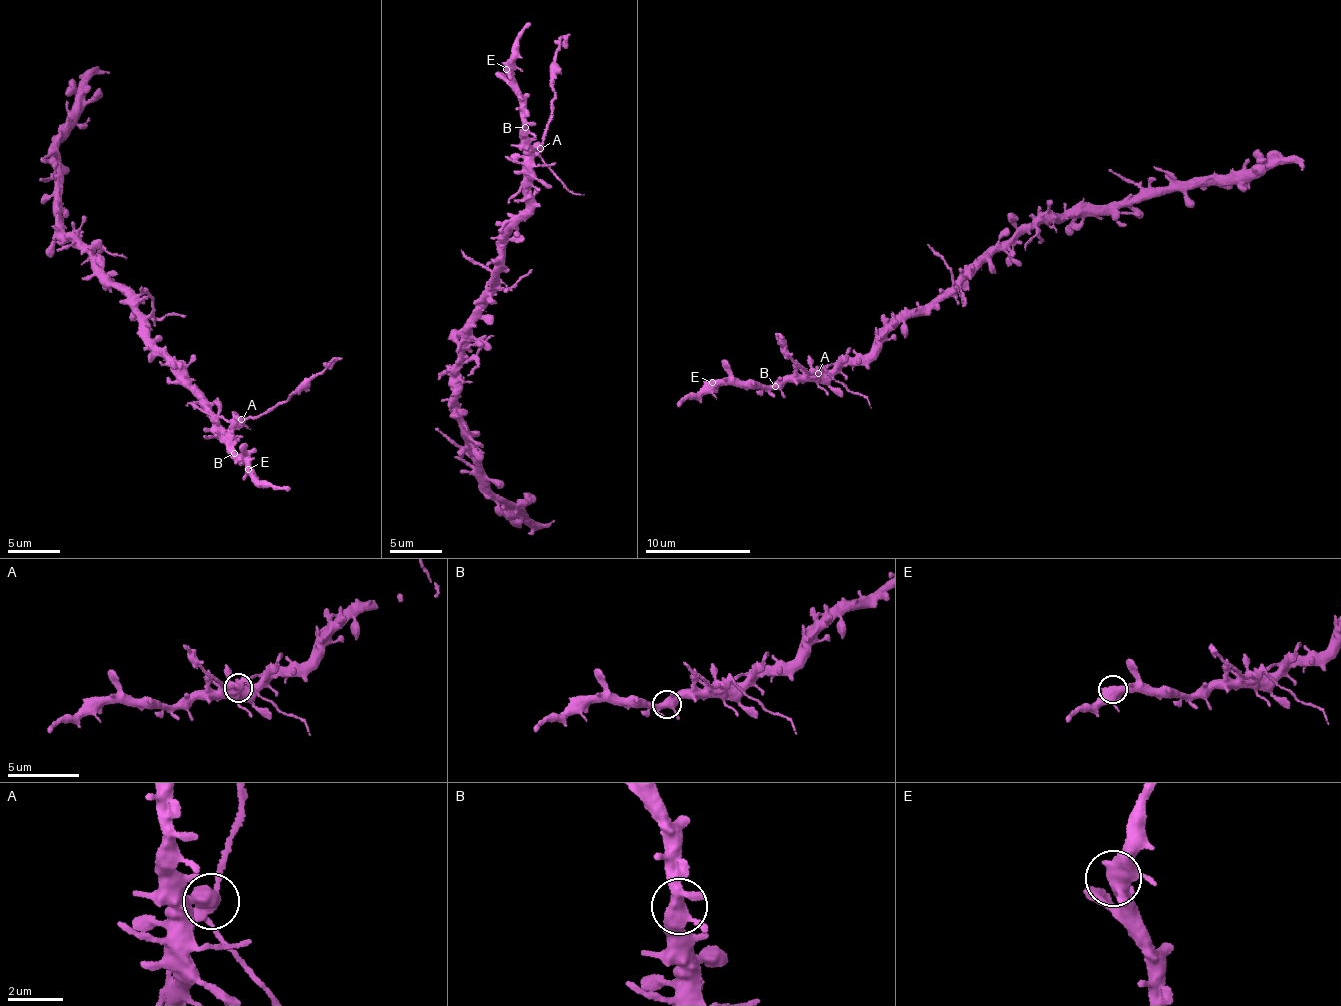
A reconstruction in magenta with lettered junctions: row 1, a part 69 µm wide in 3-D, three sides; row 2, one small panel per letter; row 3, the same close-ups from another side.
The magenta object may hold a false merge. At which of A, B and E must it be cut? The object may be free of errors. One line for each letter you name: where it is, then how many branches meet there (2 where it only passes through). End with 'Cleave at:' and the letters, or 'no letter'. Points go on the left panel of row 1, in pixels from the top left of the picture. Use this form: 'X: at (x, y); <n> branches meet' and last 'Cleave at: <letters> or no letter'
A: at (241, 419); 4 branches meet
Cleave at: A

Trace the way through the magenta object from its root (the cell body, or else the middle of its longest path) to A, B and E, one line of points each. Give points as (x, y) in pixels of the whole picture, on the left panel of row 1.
A: (123, 289), (145, 334), (171, 357), (178, 373), (194, 386), (210, 412), (224, 419), (242, 419)
B: (123, 289), (145, 334), (171, 357), (178, 373), (210, 407), (215, 416), (213, 423), (233, 440), (234, 453)
E: (123, 289), (145, 334), (210, 407), (213, 423), (233, 440), (230, 447), (250, 464), (248, 469)

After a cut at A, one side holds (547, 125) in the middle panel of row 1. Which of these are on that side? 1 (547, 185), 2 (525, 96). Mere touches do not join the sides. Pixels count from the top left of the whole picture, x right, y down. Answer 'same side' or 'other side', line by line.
1: other side
2: other side

